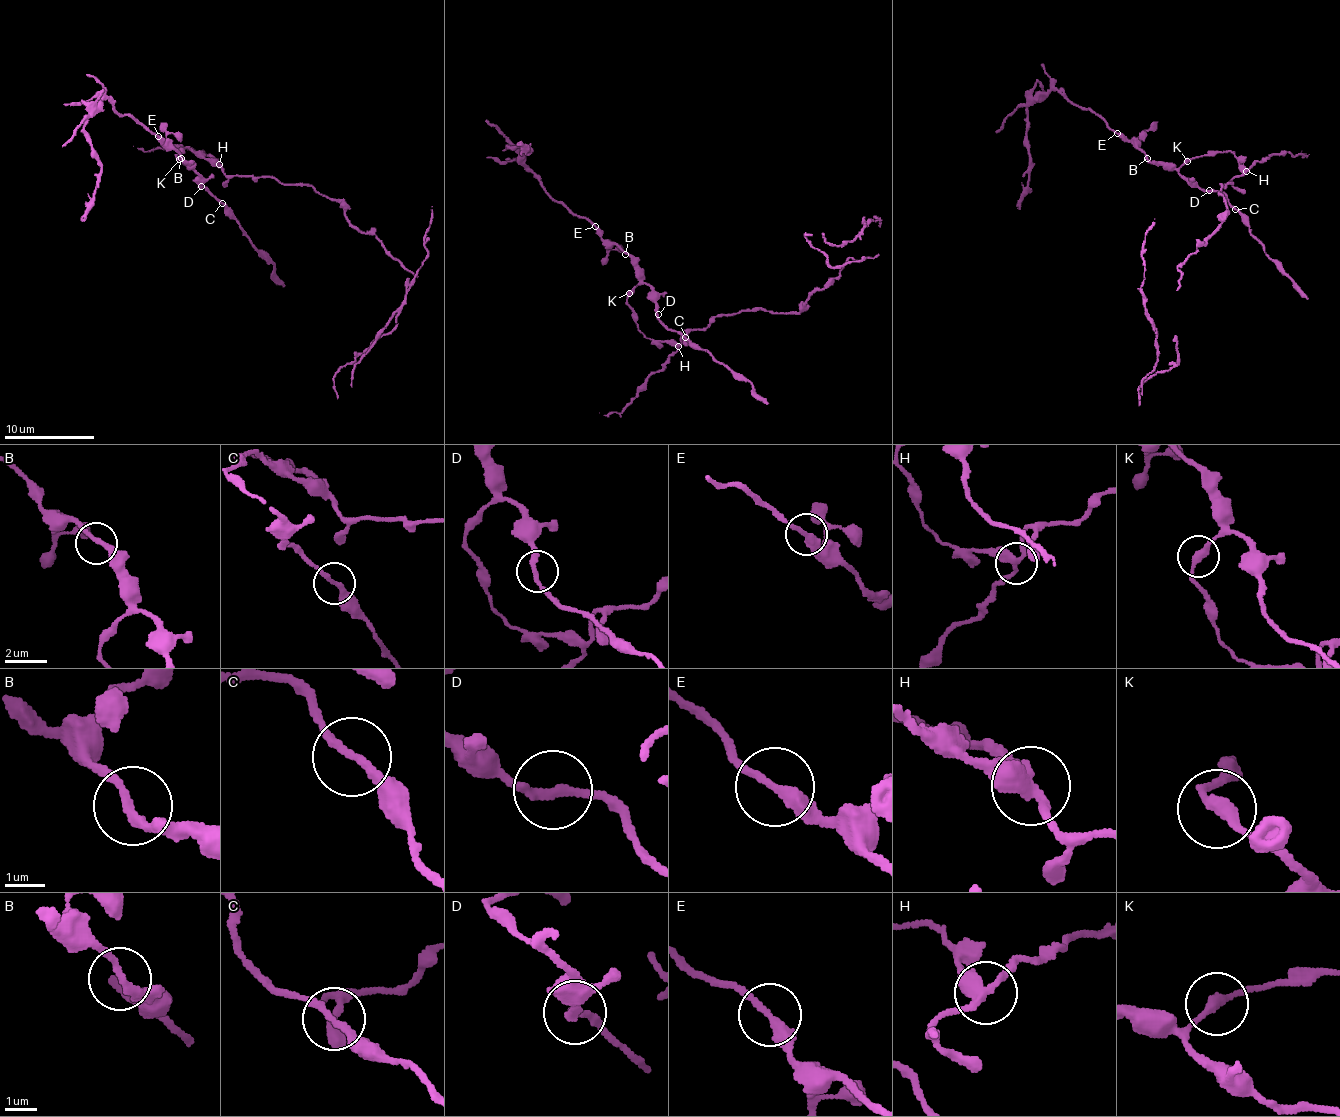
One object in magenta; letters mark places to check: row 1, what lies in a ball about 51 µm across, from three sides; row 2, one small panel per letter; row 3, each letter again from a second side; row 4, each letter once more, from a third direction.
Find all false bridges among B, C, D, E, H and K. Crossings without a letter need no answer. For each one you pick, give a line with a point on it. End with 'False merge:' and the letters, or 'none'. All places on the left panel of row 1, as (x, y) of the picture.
E: place (158, 136)
H: place (219, 164)
False merge: E, H

